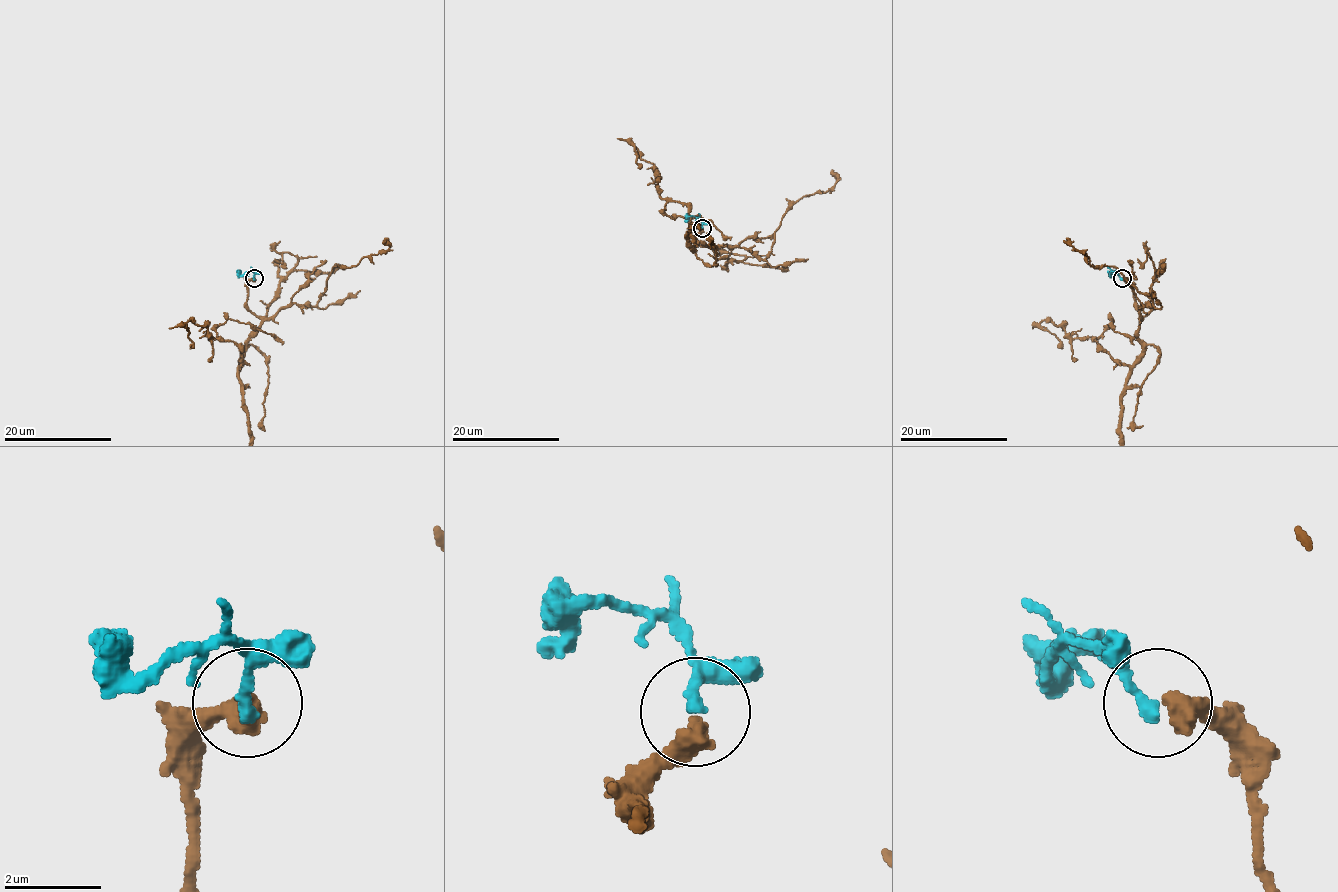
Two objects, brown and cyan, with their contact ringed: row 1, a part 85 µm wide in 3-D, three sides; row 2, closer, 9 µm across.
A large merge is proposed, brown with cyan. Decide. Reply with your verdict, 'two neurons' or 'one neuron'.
one neuron

